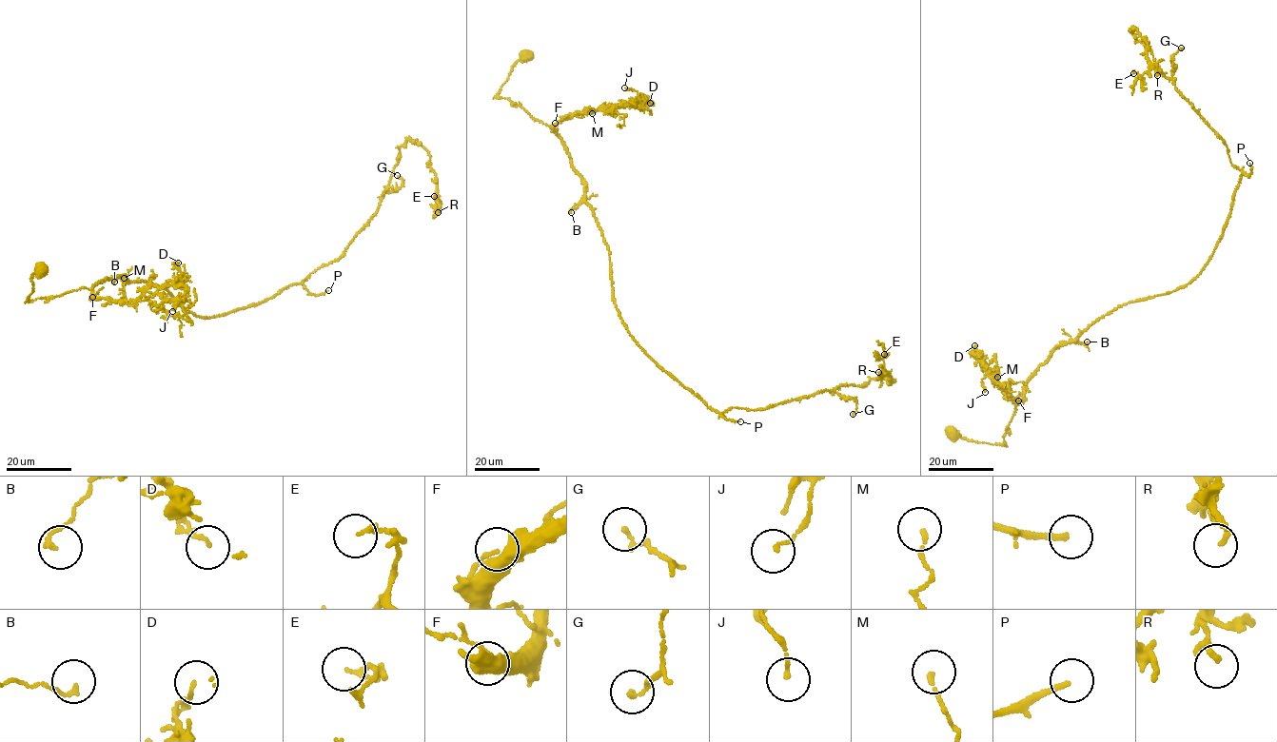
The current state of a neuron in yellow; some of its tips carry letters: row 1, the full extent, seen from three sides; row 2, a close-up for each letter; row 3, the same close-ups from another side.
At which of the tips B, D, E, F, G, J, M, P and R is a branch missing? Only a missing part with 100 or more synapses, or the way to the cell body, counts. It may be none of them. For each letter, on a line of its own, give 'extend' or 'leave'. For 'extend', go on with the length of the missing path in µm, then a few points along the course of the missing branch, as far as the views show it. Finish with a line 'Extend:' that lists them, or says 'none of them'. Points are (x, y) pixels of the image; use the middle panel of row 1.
B: leave
D: leave
E: leave
F: leave
G: leave
J: leave
M: leave
P: extend; missing 40 µm; course (740, 421), (749, 416), (769, 412), (779, 398), (787, 370), (784, 362), (785, 351)
R: leave
Extend: P

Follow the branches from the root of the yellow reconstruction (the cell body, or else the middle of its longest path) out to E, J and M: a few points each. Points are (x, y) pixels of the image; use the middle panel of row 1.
E: (525, 58), (497, 96), (561, 141), (609, 252), (625, 327), (709, 407), (893, 381), (884, 354)
J: (525, 58), (497, 96), (554, 132), (573, 115), (636, 102), (638, 92), (624, 87)
M: (525, 58), (513, 66), (498, 97), (507, 97), (554, 132), (552, 130), (559, 122), (587, 110), (592, 113)

